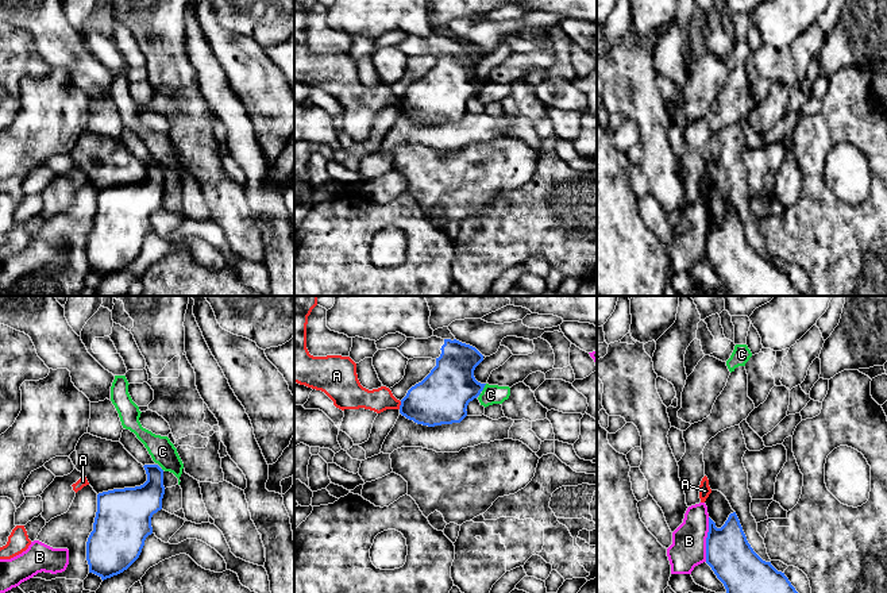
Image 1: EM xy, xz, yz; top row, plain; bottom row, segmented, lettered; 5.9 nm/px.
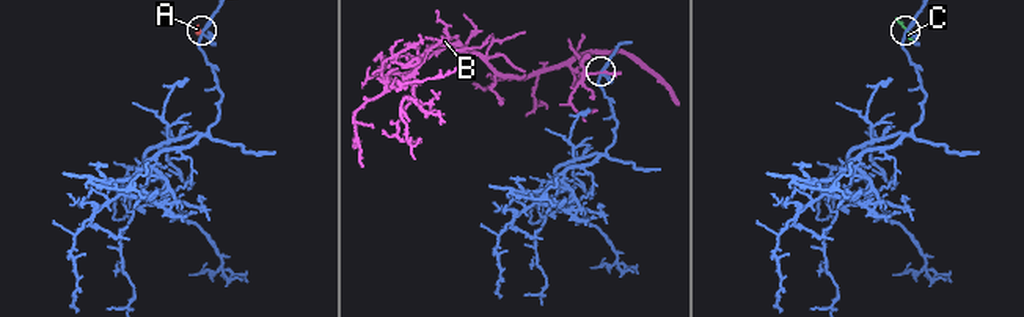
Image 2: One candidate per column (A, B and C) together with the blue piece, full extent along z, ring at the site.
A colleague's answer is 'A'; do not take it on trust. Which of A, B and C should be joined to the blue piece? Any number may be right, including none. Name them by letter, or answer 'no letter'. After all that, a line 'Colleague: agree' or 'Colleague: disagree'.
no letter
Colleague: disagree

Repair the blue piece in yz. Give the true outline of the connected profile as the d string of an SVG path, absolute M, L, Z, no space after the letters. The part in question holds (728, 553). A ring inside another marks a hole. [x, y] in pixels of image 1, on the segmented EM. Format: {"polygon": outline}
{"polygon": "M736 512L721 528L709 517L706 563L726 593L798 593L784 573L753 551Z"}

